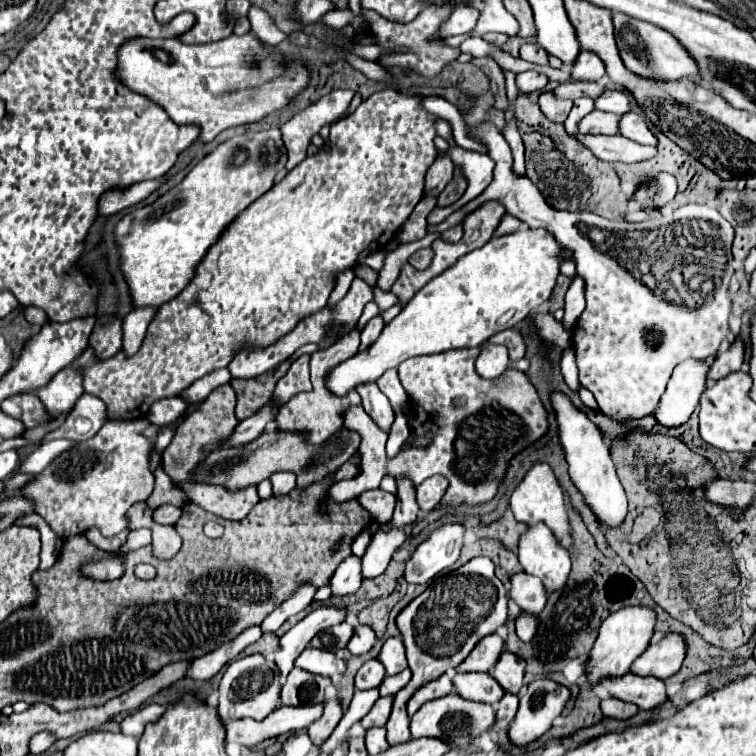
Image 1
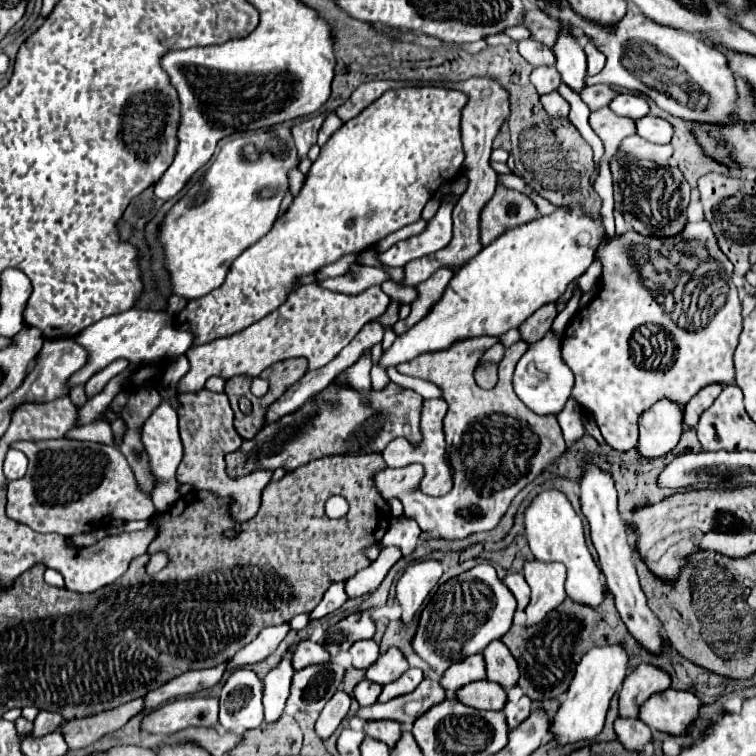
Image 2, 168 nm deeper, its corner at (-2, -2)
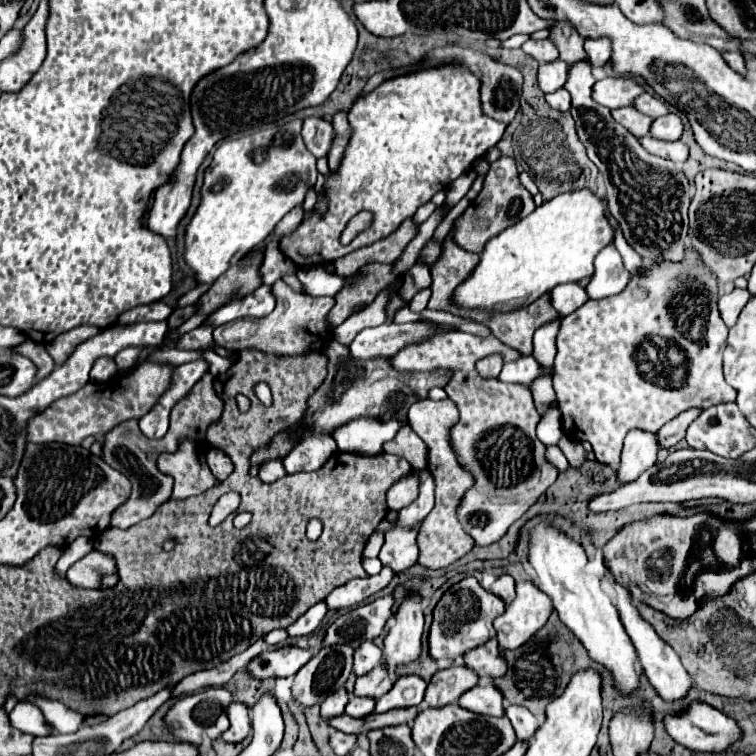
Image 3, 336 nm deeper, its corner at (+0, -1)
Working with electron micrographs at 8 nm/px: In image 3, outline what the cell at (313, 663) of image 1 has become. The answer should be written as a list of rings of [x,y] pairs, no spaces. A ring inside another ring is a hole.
[[[282,646],[276,650],[266,650],[254,662],[250,662],[248,670],[256,678],[286,678],[294,676],[308,660],[312,658],[310,648],[300,648],[300,646]]]

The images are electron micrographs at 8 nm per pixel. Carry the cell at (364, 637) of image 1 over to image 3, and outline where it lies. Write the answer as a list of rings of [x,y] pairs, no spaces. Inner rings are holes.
[[[370,640],[362,642],[360,648],[354,650],[354,672],[356,672],[356,676],[370,672],[374,666],[380,664],[380,660],[382,660],[380,648]]]

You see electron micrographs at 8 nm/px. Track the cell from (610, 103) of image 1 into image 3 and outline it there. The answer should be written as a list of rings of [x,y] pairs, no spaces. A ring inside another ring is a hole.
[[[640,94],[636,100],[634,100],[634,108],[650,118],[658,118],[658,116],[664,116],[668,114],[668,106],[666,102],[662,102],[660,98],[652,96],[652,94]]]

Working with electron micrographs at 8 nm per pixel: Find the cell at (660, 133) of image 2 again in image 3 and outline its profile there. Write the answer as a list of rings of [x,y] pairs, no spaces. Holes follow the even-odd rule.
[[[676,114],[660,116],[652,122],[650,136],[658,140],[678,140],[682,136],[682,120]]]

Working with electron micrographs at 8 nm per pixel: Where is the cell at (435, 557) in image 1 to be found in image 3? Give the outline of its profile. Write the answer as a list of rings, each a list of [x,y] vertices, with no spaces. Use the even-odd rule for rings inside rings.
[[[408,592],[394,616],[396,624],[384,638],[384,654],[390,670],[394,670],[398,664],[416,660],[420,654],[420,638],[424,628],[422,596],[418,592]]]

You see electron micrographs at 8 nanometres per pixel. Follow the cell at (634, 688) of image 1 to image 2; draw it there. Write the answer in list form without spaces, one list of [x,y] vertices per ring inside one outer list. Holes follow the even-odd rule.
[[[666,689],[652,695],[640,707],[640,719],[656,731],[670,735],[686,735],[698,719],[702,701],[692,691]]]

